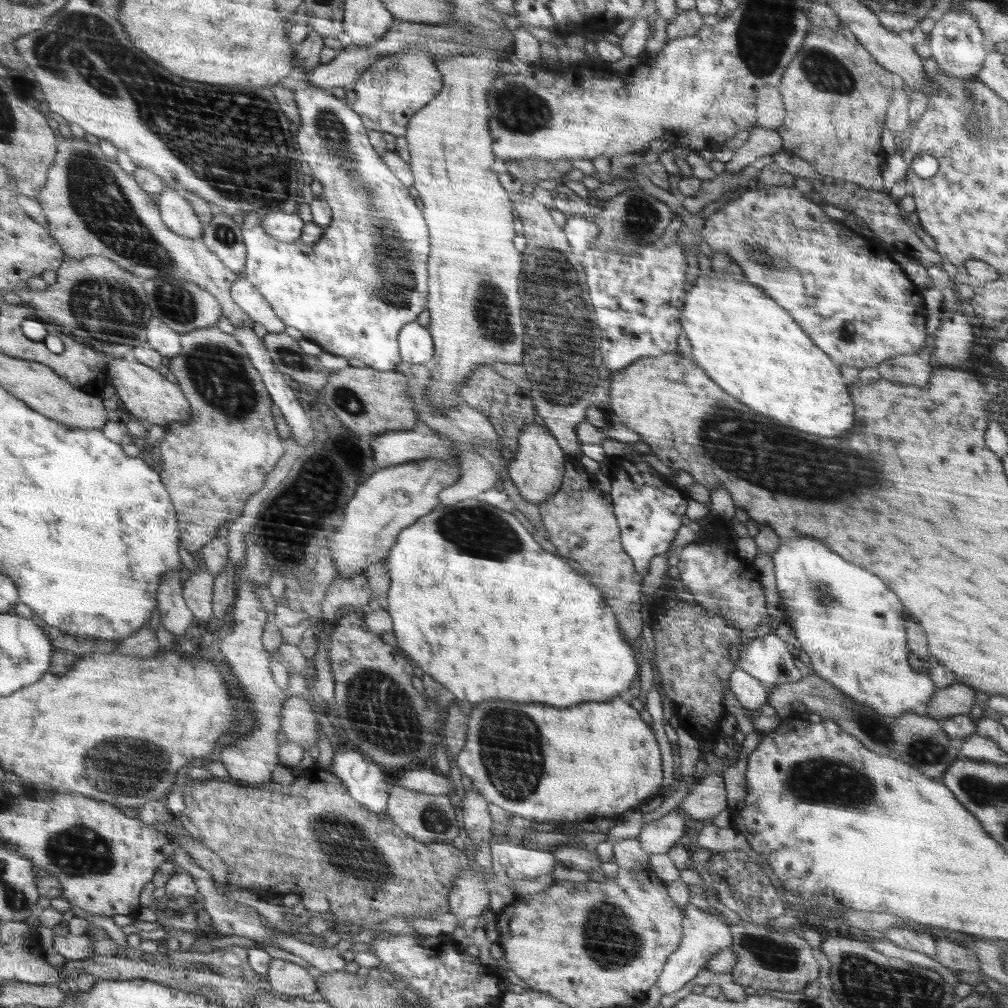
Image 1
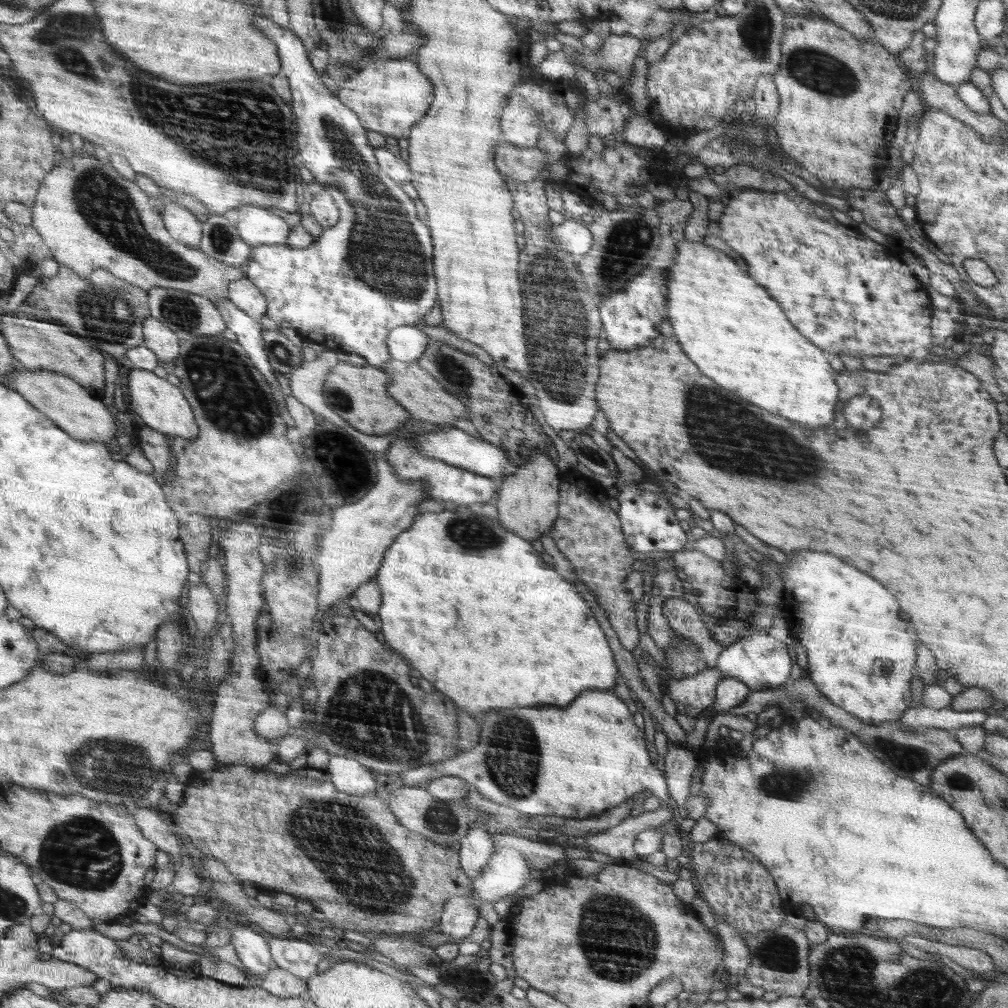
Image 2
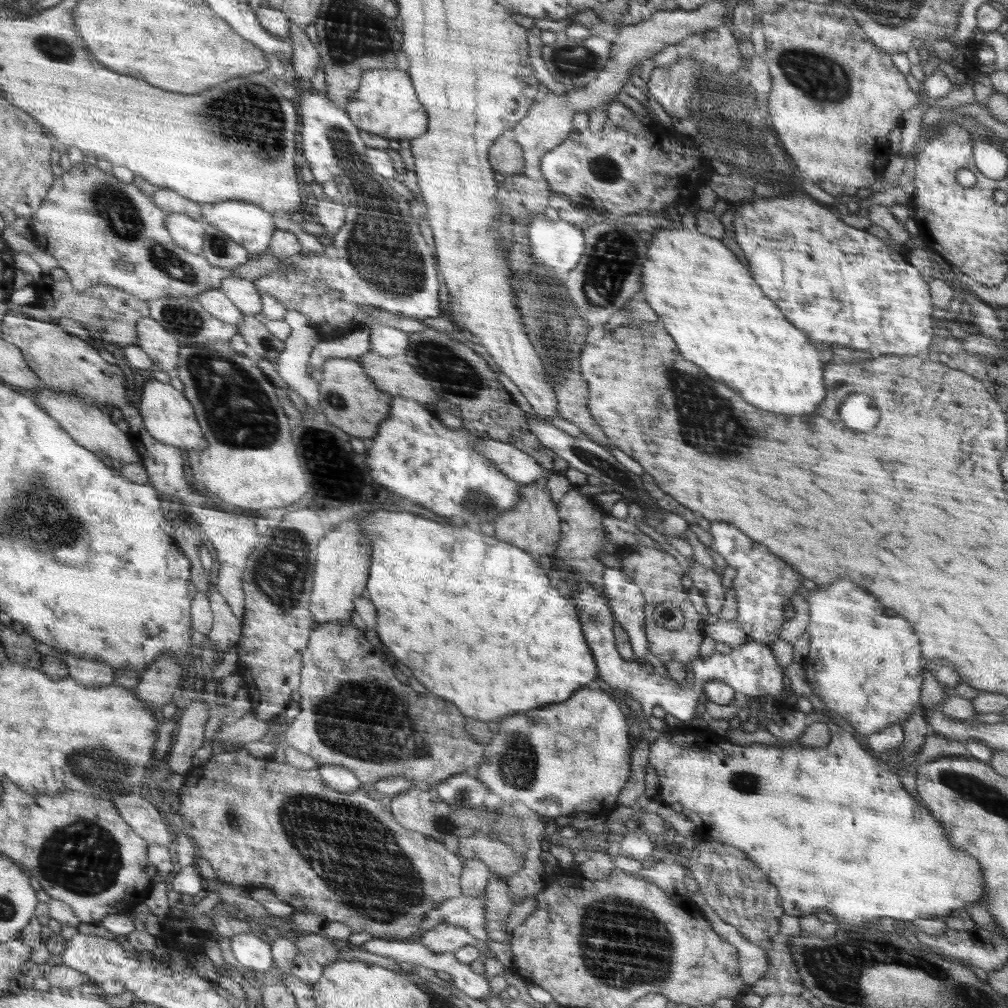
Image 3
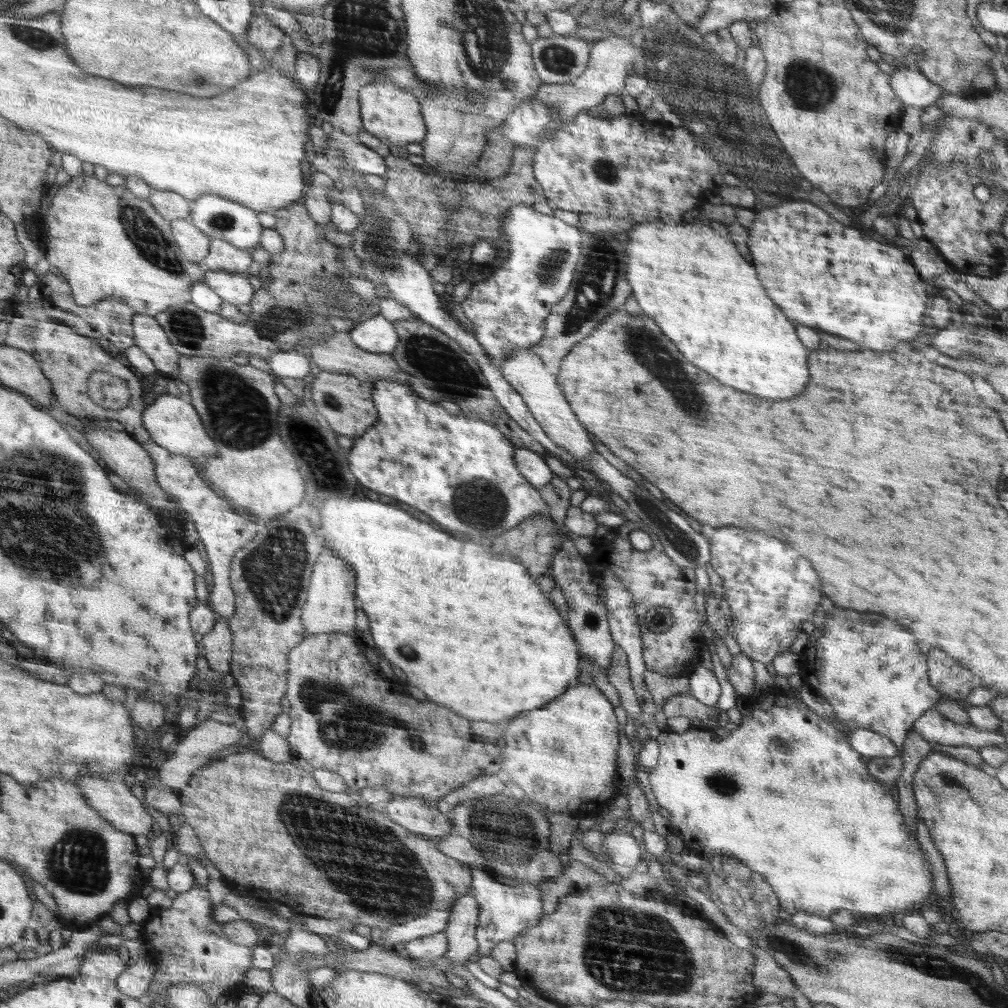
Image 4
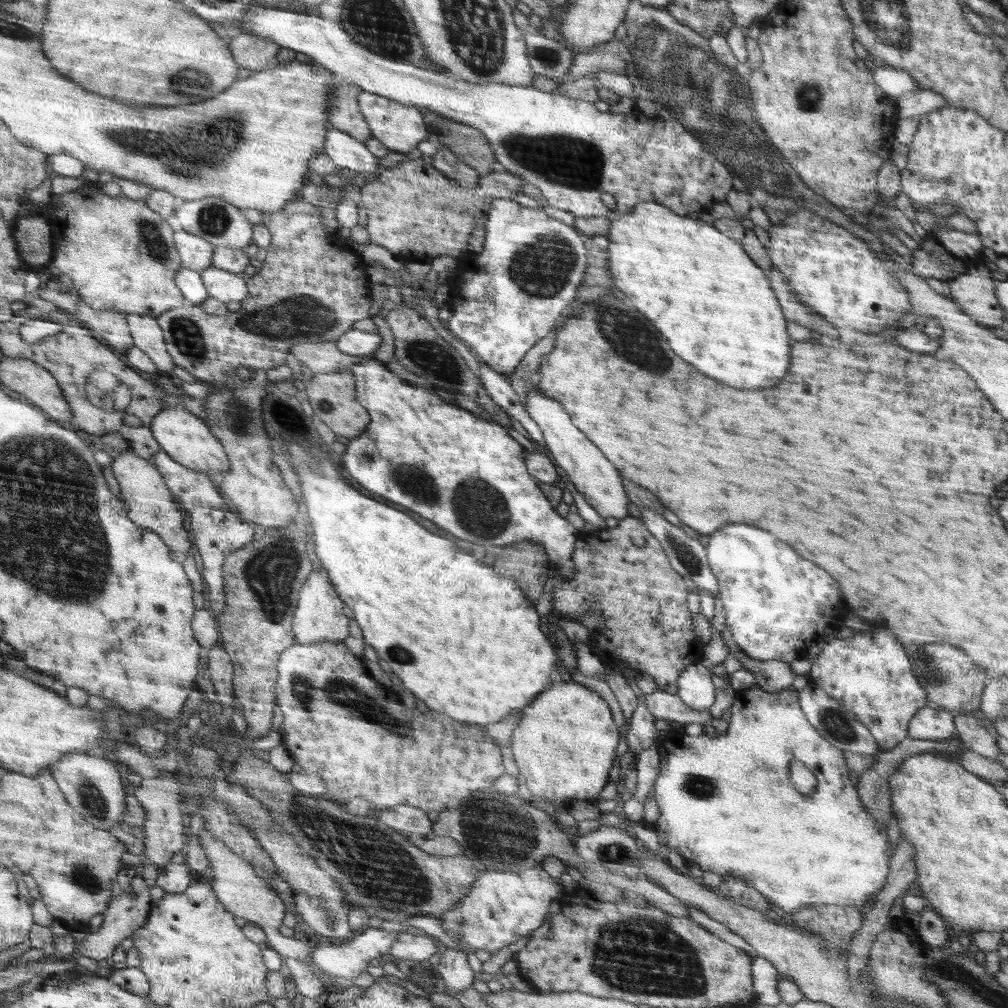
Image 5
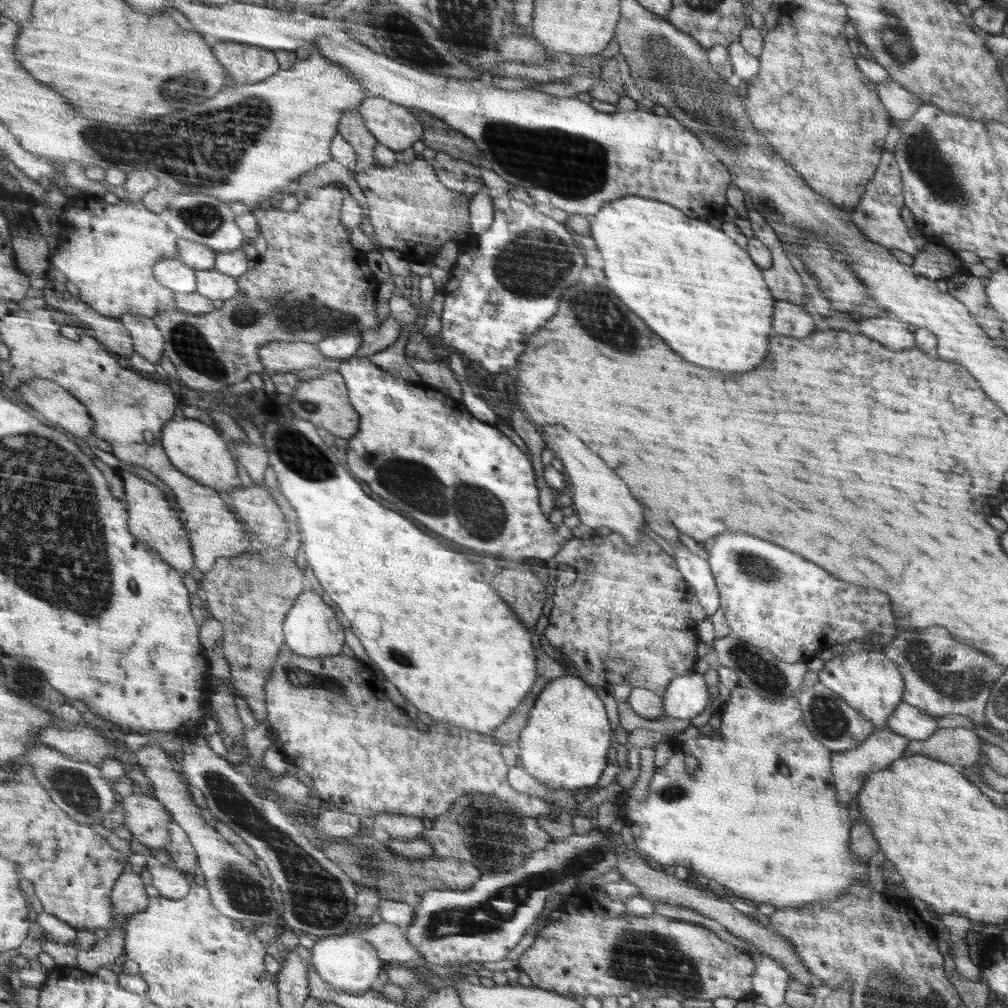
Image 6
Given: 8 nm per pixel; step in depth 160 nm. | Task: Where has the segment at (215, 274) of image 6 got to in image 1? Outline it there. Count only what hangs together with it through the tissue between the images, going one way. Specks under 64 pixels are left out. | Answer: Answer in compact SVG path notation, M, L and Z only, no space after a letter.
M240 277L236 280L231 287L231 296L247 316L254 322L260 322L268 333L284 333L284 322L276 317L270 304L248 279Z

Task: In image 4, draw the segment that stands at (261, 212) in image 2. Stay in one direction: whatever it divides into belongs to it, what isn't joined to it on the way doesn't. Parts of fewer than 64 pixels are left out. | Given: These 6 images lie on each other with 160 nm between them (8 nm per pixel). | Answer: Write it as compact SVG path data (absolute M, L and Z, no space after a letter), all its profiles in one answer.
M208 193L192 203L193 211L191 221L214 238L220 238L233 244L239 249L255 249L259 246L260 235L263 231L262 224L258 221L258 211L243 203L234 202L232 199L224 198L216 193Z

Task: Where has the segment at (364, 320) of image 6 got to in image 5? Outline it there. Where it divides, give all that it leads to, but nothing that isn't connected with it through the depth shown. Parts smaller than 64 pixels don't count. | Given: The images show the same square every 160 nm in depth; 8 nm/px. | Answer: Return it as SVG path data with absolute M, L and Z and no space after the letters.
M296 199L292 202L288 202L288 204L279 211L262 211L262 225L269 230L271 243L266 248L266 258L262 263L262 268L260 268L258 273L252 276L252 278L246 278L248 298L242 300L240 310L228 315L216 315L204 311L204 308L200 306L187 304L181 308L168 310L168 313L160 316L158 319L165 330L165 336L172 357L175 358L175 361L182 368L185 368L188 372L197 376L199 380L224 385L226 382L231 382L233 379L236 379L236 368L240 366L252 367L255 370L284 366L285 363L288 362L288 355L292 354L292 352L290 352L292 346L302 343L336 342L340 339L340 336L353 328L353 324L356 323L356 320L368 319L368 310L370 310L370 280L368 280L368 276L366 276L367 262L362 260L362 257L358 258L358 253L351 247L351 240L345 239L342 236L338 236L338 238L330 238L330 236L328 236L328 234L332 233L326 231L324 223L322 223L321 210L316 205L306 203L303 199Z

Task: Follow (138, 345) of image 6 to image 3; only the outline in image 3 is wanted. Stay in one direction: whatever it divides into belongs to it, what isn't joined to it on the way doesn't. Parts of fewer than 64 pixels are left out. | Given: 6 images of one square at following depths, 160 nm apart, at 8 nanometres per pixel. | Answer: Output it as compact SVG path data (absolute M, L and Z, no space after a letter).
M153 317L144 318L139 323L139 335L139 346L152 357L155 370L172 372L179 367L183 347L162 323Z

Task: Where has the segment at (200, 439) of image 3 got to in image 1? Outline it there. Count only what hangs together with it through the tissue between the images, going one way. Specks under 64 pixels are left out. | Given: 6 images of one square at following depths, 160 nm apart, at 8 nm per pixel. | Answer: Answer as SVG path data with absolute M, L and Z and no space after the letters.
M133 356L114 358L110 364L109 378L117 394L122 397L127 408L134 418L140 418L140 422L151 422L160 427L174 425L174 422L190 422L192 420L192 406L180 388L179 383L170 382L158 369L140 362Z

